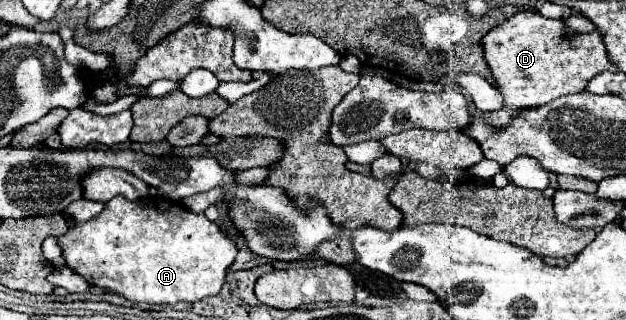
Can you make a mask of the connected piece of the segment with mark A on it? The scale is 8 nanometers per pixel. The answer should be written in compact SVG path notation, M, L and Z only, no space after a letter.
M117 196L109 200L103 212L75 228L69 228L67 234L59 238L67 266L81 274L89 284L109 288L115 294L125 296L131 302L151 302L151 304L175 304L175 302L197 302L207 296L219 294L227 268L237 256L237 246L221 234L219 226L211 222L205 214L193 214L179 202L149 196L143 200L127 200Z

